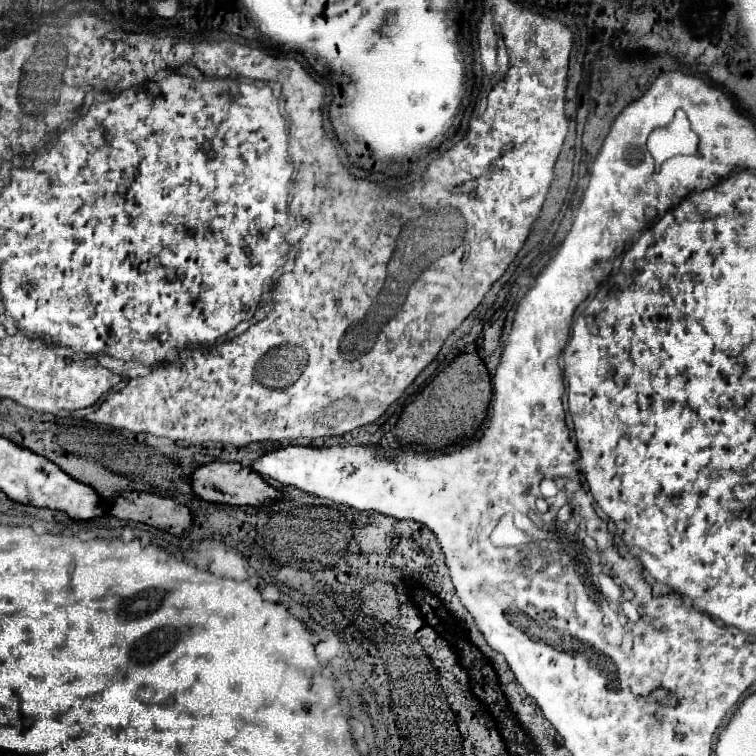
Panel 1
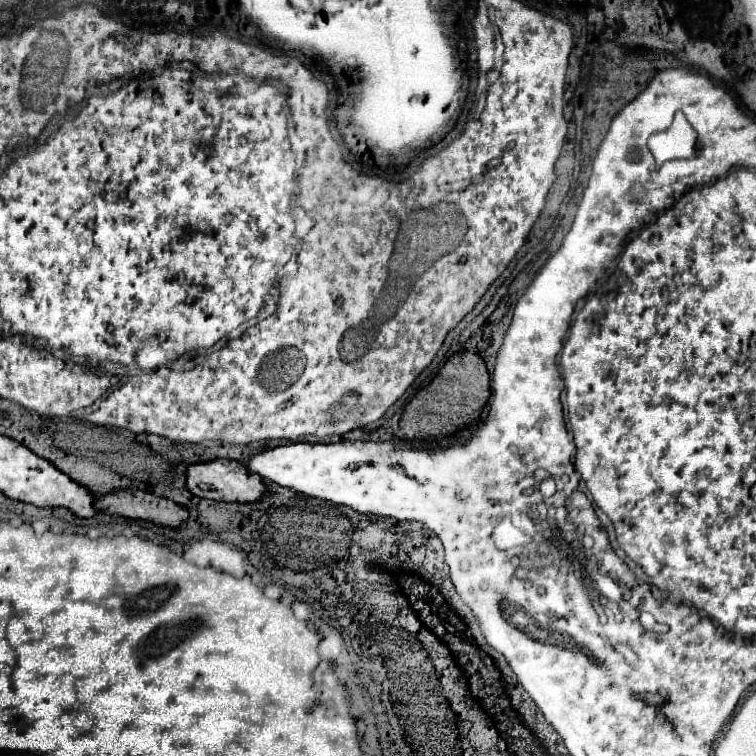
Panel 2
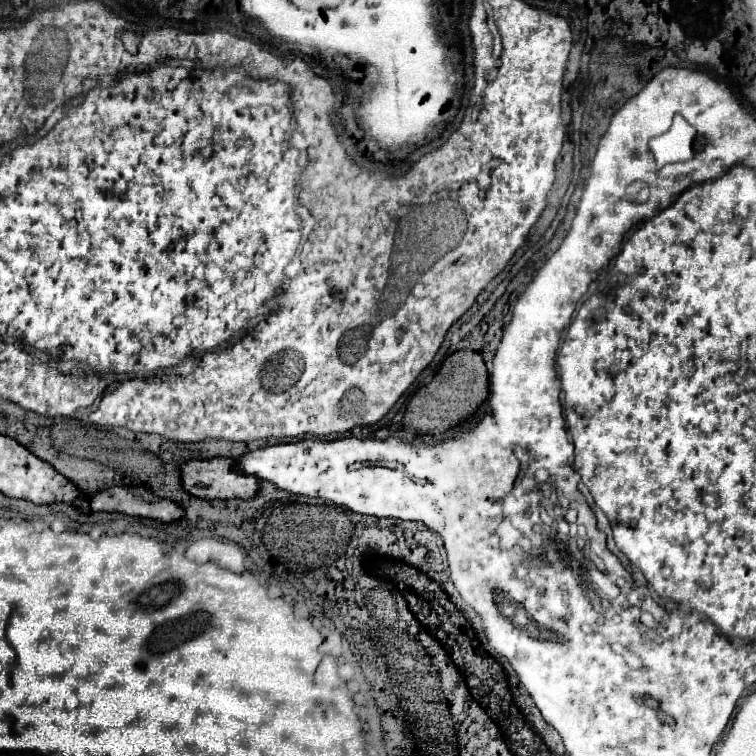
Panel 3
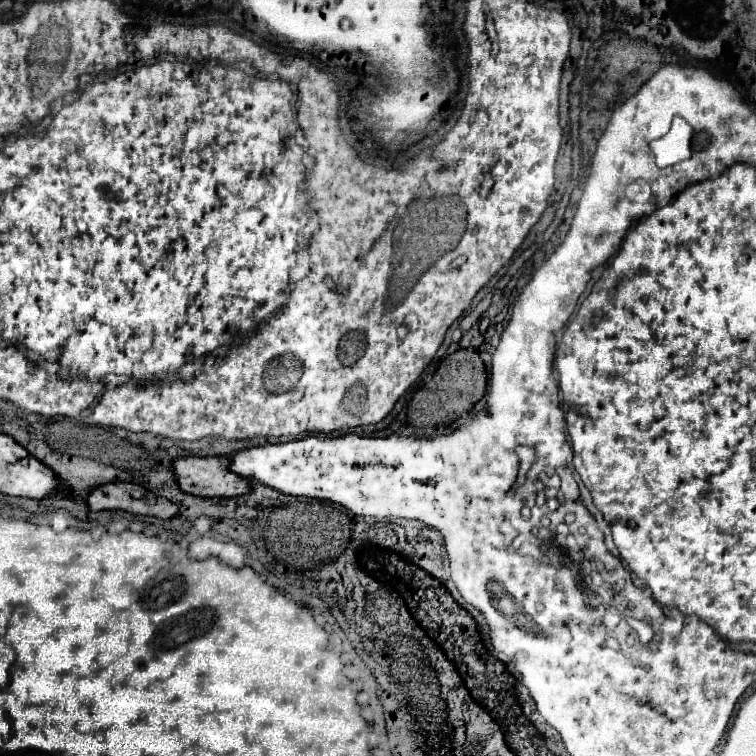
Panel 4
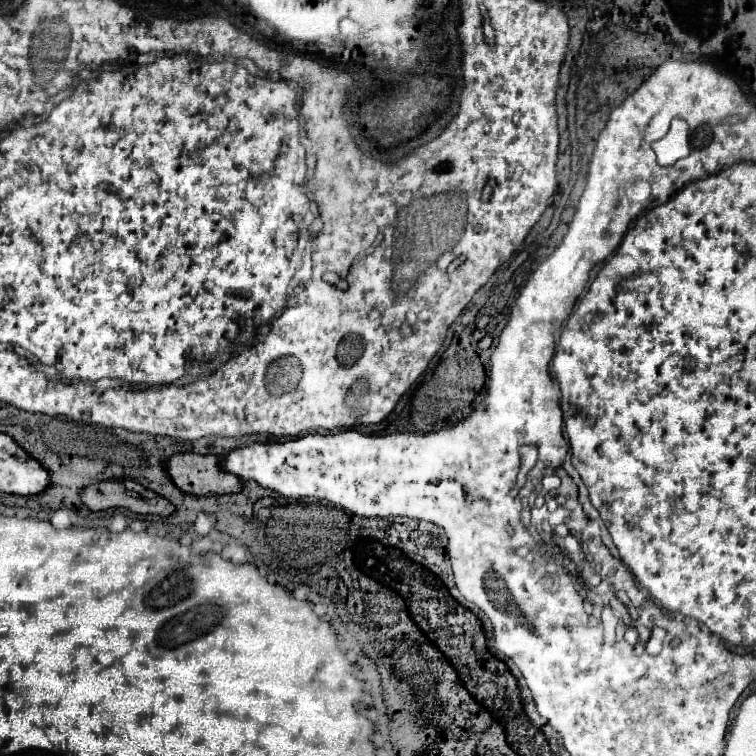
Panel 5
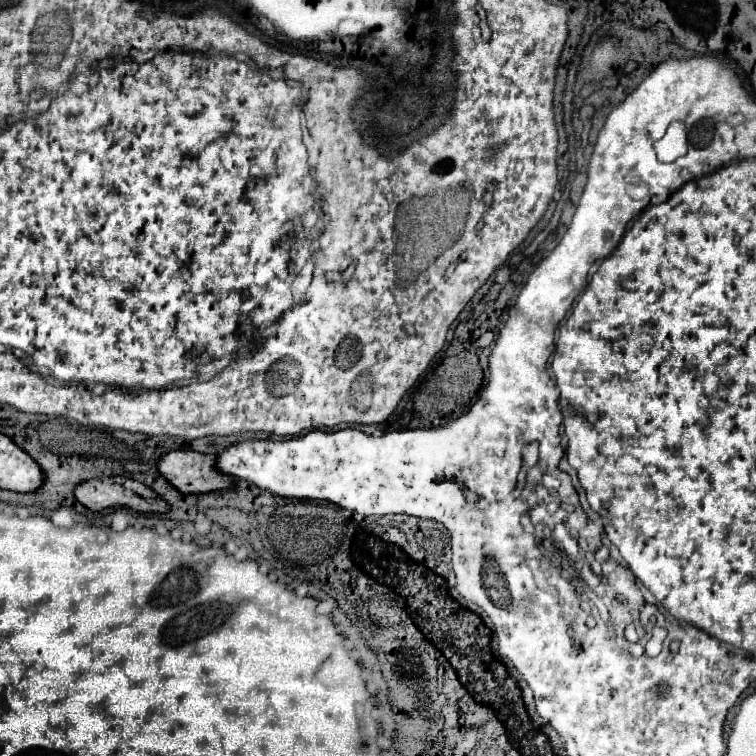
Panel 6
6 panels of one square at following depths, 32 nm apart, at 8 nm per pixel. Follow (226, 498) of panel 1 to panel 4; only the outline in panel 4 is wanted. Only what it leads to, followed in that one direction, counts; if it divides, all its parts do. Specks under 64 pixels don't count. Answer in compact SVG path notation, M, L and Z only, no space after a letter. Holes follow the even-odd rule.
M224 456L180 458L174 462L174 470L180 488L194 496L234 498L246 496L252 490L252 480L234 474L230 460Z

